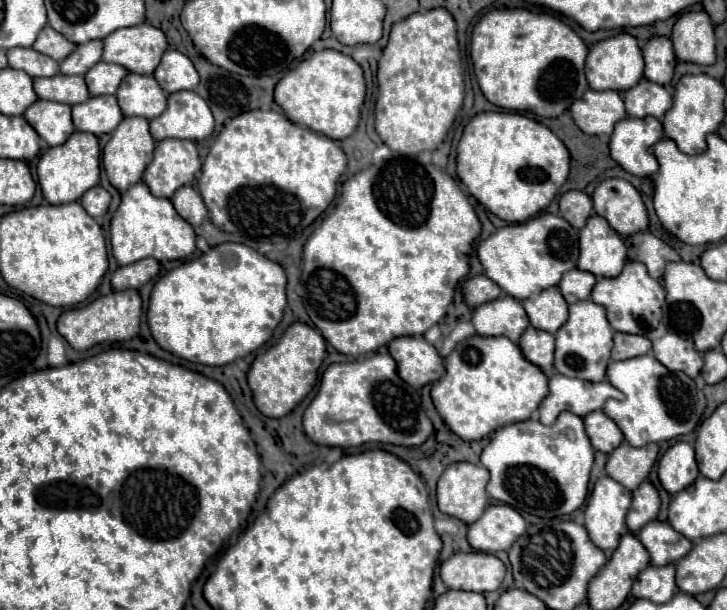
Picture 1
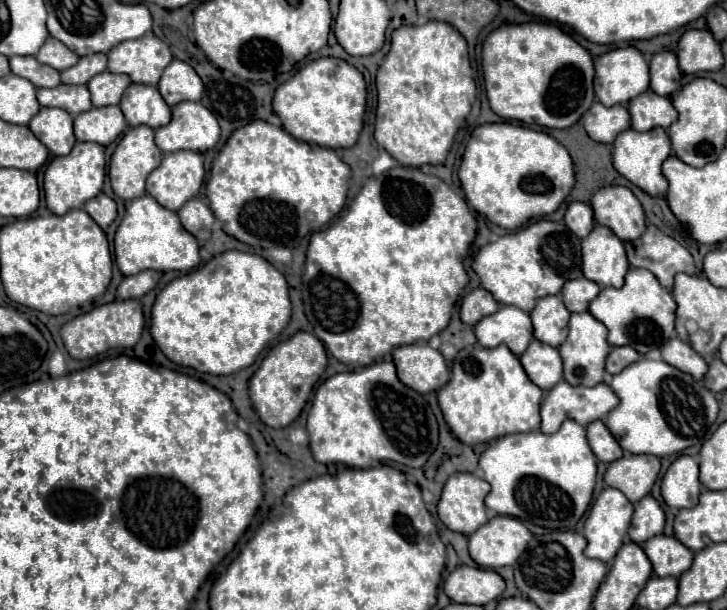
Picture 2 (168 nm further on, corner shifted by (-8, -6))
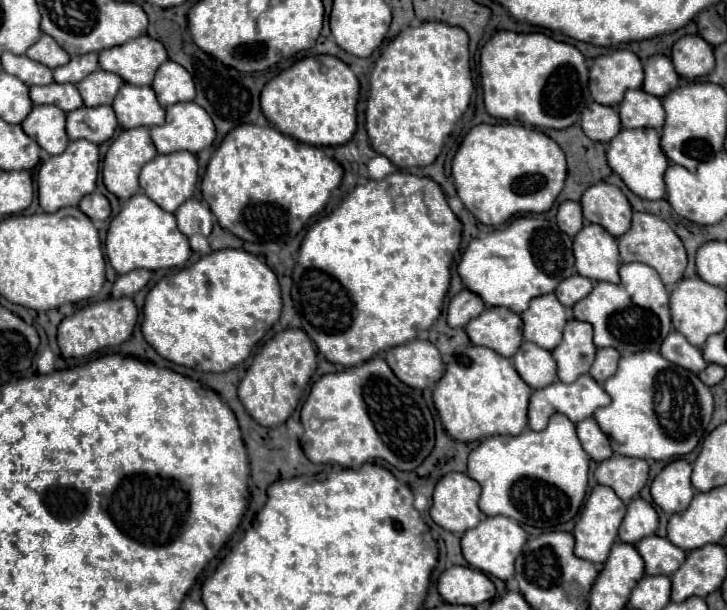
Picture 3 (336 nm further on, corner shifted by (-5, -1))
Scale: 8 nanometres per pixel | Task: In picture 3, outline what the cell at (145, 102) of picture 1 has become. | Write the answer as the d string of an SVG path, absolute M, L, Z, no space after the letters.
M125 82L115 96L113 110L123 128L151 128L165 122L165 108L157 102L151 86L133 86Z

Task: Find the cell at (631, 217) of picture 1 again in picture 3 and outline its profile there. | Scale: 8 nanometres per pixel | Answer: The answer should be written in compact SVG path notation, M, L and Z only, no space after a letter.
M599 182L589 186L581 196L583 216L587 222L601 224L609 234L619 238L631 226L631 204L627 196L613 184Z

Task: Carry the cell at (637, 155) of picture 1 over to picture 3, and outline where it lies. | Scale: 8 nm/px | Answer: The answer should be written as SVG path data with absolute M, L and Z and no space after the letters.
M639 128L639 130L621 130L611 142L607 150L607 162L615 174L639 196L645 200L659 200L665 196L663 174L669 166L665 154L661 154L659 132L655 128Z

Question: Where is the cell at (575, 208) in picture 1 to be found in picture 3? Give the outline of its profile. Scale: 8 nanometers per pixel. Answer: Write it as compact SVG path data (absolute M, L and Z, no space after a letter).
M563 202L559 206L559 212L557 212L557 224L559 228L569 234L571 238L581 230L583 226L583 214L581 214L581 204L579 202Z

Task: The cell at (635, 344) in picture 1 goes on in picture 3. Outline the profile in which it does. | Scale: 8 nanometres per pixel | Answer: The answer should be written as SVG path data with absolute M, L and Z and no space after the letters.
M599 348L597 350L597 356L595 356L595 362L589 370L589 374L599 382L603 384L609 376L613 376L617 372L617 362L619 362L619 352L613 350L613 348Z

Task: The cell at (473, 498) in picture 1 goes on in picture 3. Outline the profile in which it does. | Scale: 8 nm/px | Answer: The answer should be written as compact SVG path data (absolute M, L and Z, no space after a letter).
M449 472L435 486L429 514L443 530L463 534L483 518L477 506L479 494L481 484L477 480L461 472Z

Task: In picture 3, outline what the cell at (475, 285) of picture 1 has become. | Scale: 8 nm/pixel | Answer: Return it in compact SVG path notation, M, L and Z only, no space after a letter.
M461 290L453 300L449 302L449 314L447 314L447 324L457 328L465 326L471 318L479 316L485 310L485 302L471 290Z

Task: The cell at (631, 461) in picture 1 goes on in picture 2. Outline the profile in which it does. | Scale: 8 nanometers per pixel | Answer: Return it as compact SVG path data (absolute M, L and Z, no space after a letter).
M624 455L608 465L604 481L622 491L630 503L638 503L650 493L660 473L660 459L654 455Z

